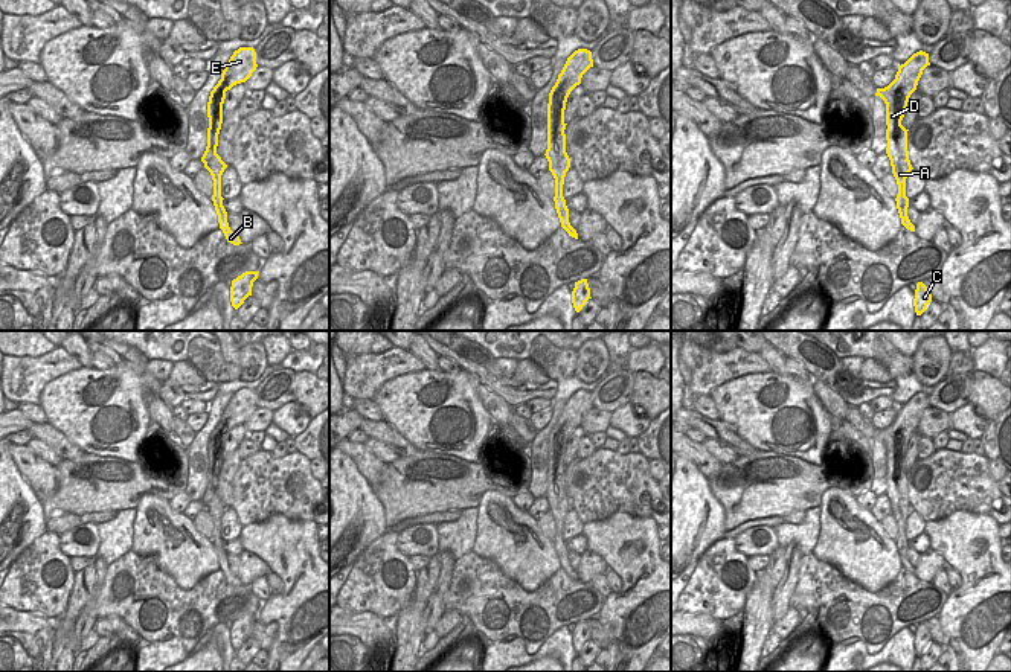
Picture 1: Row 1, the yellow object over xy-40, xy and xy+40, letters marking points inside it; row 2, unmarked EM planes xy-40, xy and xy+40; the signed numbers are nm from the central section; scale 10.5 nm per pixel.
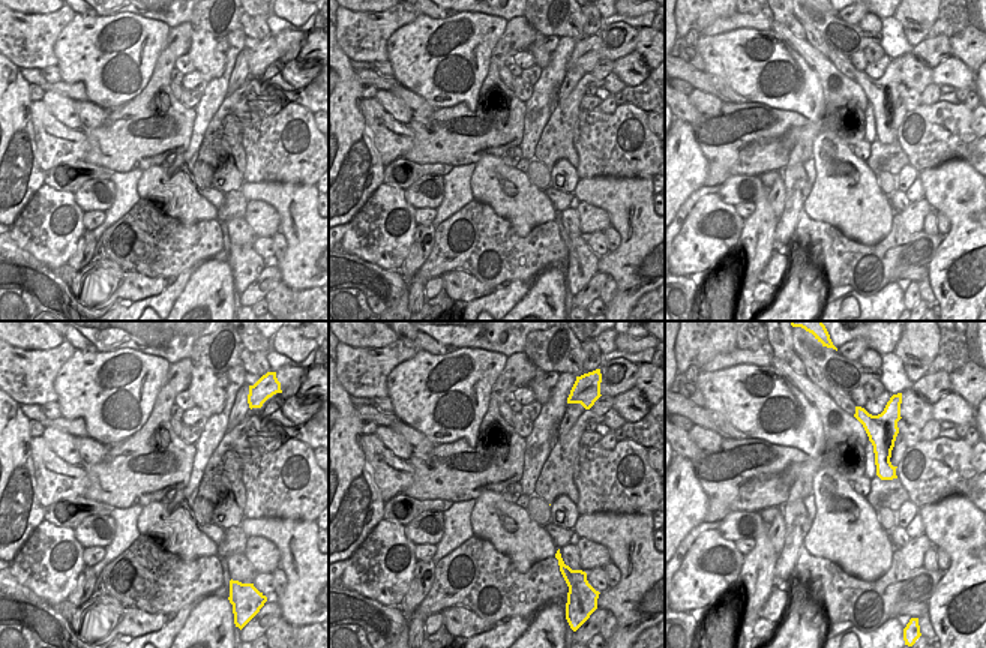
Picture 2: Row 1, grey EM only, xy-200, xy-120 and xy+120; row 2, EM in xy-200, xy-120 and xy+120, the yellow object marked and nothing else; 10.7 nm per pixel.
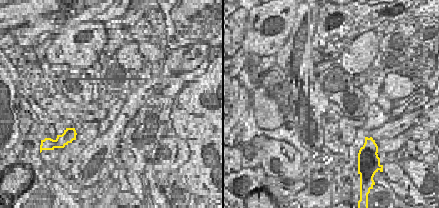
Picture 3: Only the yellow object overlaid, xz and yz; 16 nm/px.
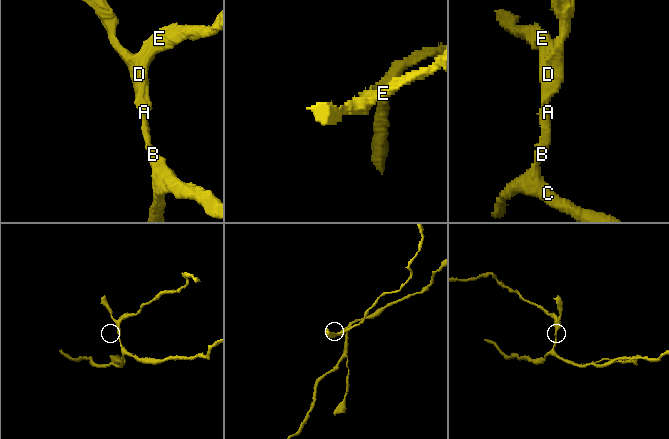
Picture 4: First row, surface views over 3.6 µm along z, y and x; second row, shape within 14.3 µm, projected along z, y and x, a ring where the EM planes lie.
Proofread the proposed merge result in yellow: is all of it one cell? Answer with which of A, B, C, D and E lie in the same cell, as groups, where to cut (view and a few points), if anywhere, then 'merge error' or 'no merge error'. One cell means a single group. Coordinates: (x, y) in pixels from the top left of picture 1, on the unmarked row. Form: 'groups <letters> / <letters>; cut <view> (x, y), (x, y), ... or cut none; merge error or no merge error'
groups A B C D / E; cut xy+40 (891, 424), (895, 427), (897, 442), (901, 447), (903, 456); merge error

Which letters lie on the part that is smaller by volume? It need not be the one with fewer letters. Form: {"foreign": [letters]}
{"foreign": ["E"]}

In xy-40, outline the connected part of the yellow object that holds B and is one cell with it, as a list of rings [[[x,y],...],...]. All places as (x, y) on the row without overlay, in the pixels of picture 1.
[[[209,437],[207,443],[207,459],[209,459],[209,469],[207,469],[207,488],[201,498],[201,503],[204,504],[204,509],[210,514],[213,521],[213,536],[212,542],[218,556],[220,570],[223,571],[227,584],[233,587],[242,585],[239,578],[235,576],[227,564],[227,553],[223,547],[223,538],[221,538],[221,517],[227,506],[221,501],[221,498],[217,495],[218,488],[218,475],[223,465],[223,456],[220,454],[220,446],[215,443],[215,437]]]

